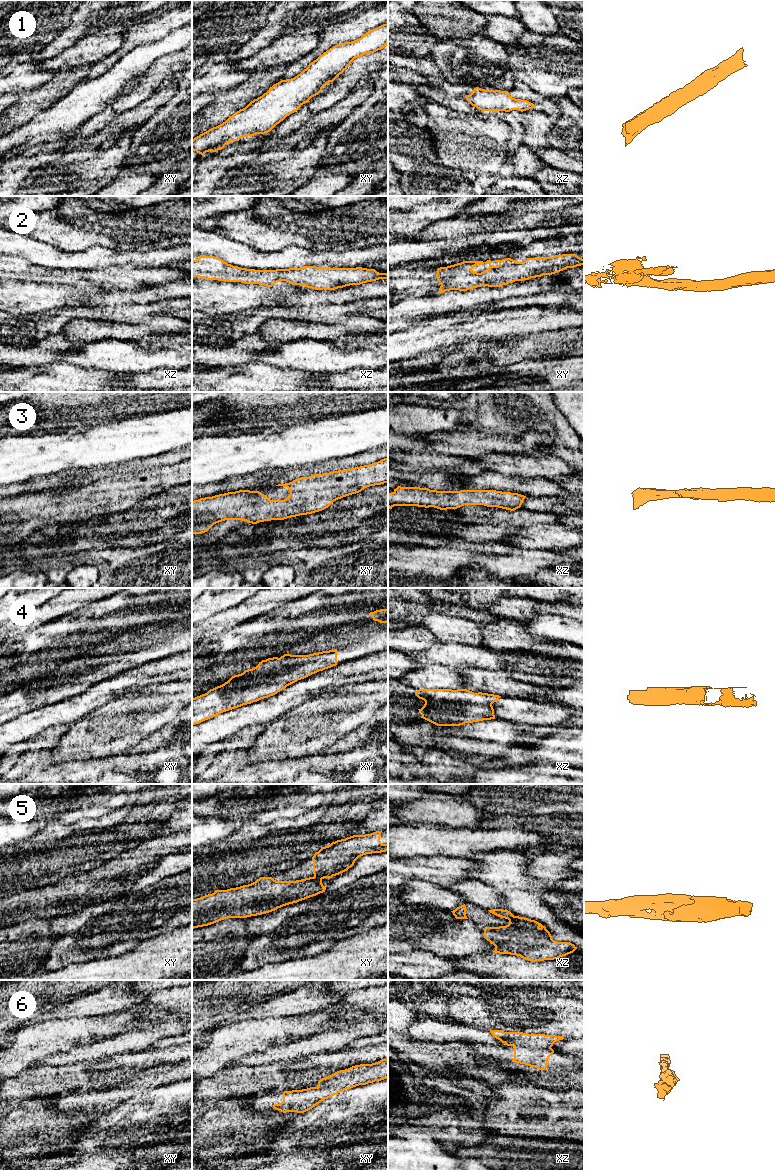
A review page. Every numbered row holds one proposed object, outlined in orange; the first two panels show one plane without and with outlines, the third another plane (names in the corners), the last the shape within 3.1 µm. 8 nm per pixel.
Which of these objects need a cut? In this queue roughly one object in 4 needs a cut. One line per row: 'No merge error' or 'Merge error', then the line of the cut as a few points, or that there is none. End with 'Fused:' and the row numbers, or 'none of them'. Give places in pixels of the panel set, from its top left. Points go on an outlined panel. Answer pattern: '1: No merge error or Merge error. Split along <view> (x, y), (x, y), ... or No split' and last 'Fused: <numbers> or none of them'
1: No merge error. No split
2: No merge error. No split
3: No merge error. No split
4: No merge error. No split
5: No merge error. No split
6: No merge error. No split
Fused: none of them

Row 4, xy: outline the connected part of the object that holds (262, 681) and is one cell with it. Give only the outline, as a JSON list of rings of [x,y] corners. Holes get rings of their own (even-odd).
[[[337,649],[262,660],[256,667],[192,698],[192,725],[273,696],[298,680],[336,665]]]

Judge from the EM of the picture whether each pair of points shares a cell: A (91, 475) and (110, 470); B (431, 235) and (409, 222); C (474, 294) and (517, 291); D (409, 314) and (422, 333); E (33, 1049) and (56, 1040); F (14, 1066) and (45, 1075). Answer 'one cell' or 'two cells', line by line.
A: one cell
B: two cells
C: one cell
D: two cells
E: one cell
F: two cells

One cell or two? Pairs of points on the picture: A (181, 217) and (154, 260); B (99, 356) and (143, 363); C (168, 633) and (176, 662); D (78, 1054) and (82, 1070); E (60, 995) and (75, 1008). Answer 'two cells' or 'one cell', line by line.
A: two cells
B: one cell
C: two cells
D: two cells
E: two cells

